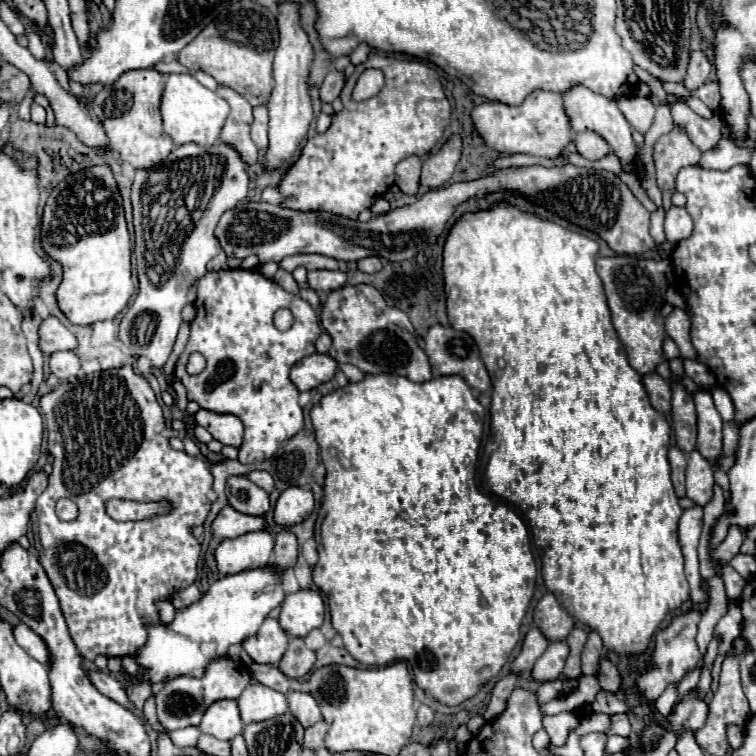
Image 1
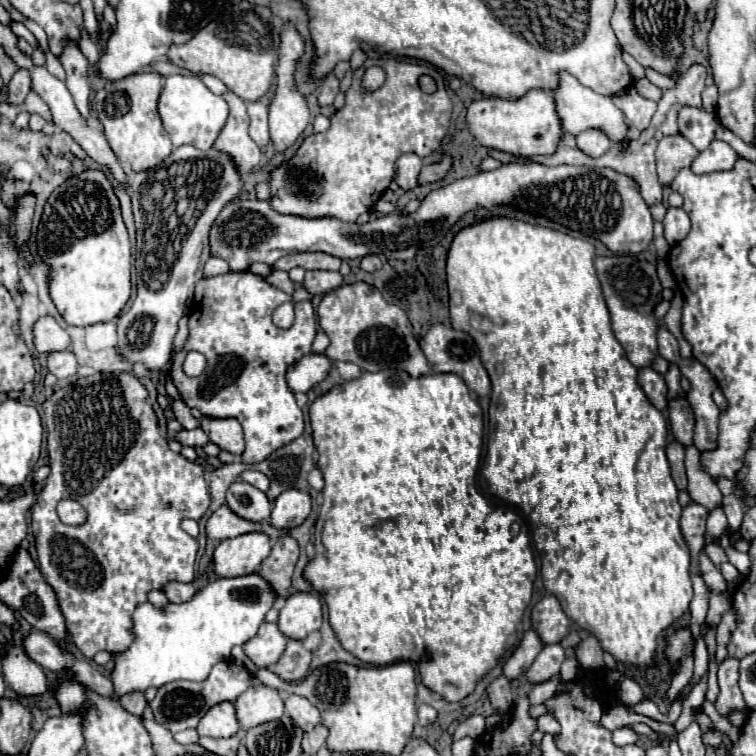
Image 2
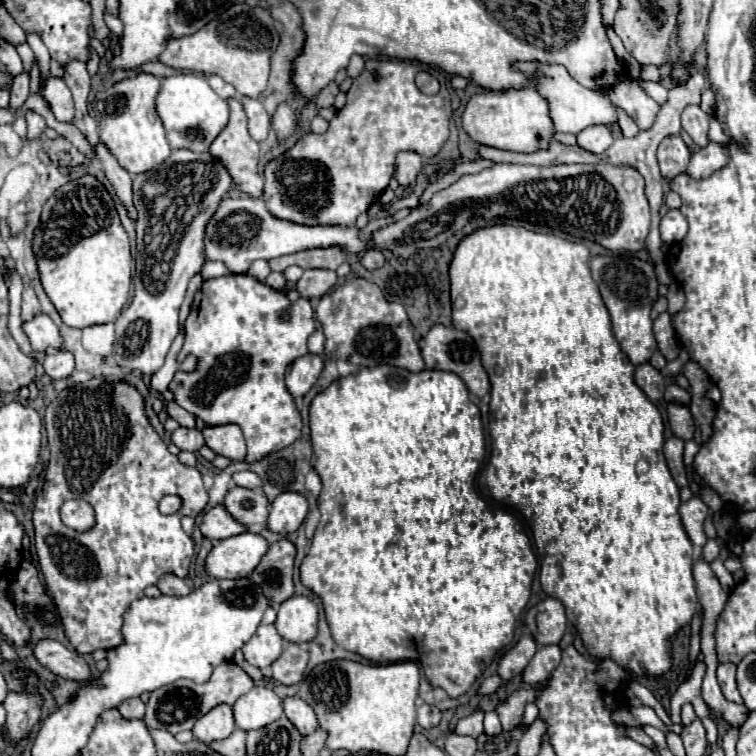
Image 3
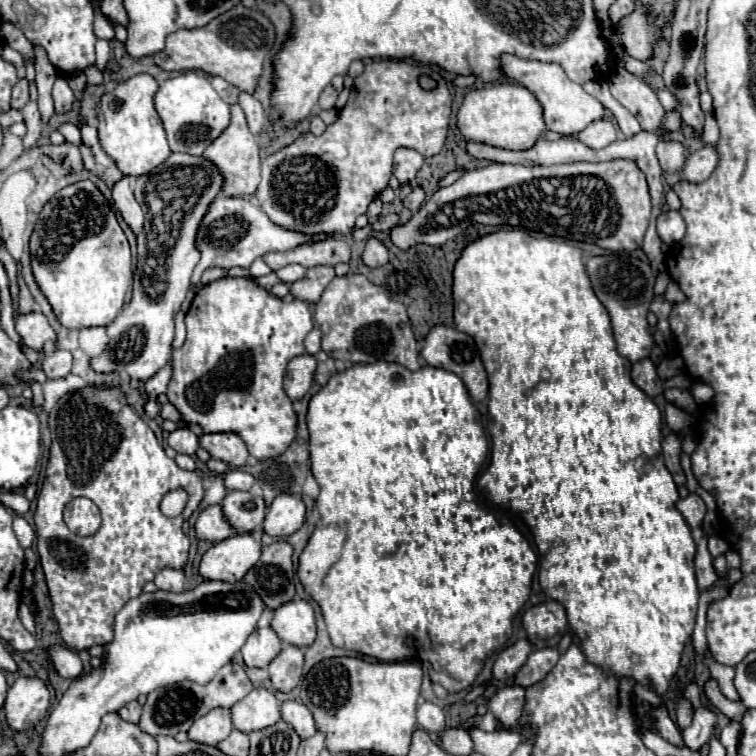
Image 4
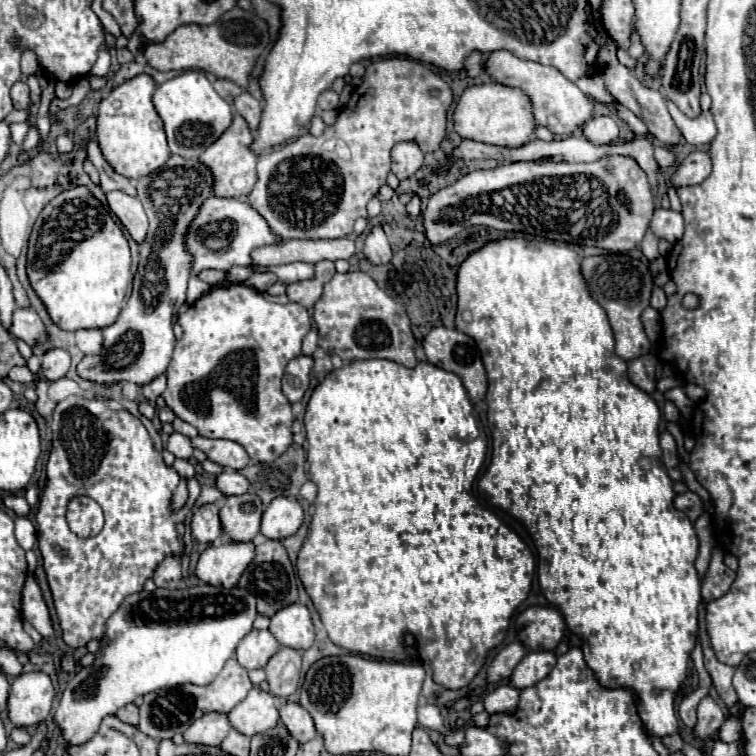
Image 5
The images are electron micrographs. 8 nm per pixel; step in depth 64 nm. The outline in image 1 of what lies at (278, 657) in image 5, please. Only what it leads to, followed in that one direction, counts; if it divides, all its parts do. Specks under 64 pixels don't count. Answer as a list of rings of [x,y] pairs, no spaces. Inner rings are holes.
[[[290,638],[288,650],[284,652],[278,668],[288,678],[302,678],[306,676],[316,662],[316,654],[306,648],[302,638]]]

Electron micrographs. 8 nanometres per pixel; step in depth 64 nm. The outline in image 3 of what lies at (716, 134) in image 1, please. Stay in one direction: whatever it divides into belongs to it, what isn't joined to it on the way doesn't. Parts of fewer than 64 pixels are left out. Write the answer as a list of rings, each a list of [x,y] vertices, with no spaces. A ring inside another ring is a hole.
[[[696,104],[686,106],[682,112],[682,128],[690,134],[690,138],[700,148],[704,148],[708,142],[708,120],[710,120],[710,116],[706,112],[702,112],[702,108]]]

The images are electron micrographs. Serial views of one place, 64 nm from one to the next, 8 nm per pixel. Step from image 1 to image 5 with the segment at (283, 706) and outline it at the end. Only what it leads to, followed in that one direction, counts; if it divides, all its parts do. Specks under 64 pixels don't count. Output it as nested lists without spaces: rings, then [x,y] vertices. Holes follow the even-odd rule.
[[[252,688],[248,696],[228,712],[228,720],[234,730],[244,736],[262,734],[274,728],[280,720],[276,708],[276,696],[262,688]]]

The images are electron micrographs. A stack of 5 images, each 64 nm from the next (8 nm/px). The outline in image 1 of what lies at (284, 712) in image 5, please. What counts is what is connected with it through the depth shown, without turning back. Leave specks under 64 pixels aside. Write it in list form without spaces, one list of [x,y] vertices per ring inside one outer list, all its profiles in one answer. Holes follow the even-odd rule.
[[[288,692],[286,698],[288,698],[290,712],[296,716],[296,720],[304,728],[308,728],[310,724],[316,724],[318,720],[322,720],[320,708],[318,708],[316,700],[310,694],[306,694],[306,692]]]

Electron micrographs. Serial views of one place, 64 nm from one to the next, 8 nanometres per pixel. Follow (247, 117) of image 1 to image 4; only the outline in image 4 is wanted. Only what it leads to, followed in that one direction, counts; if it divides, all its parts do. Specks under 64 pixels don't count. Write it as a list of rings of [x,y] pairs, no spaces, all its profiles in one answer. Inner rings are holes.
[[[238,104],[232,106],[232,122],[230,126],[206,148],[202,154],[210,160],[218,172],[222,172],[222,194],[226,196],[252,196],[260,184],[260,150],[254,134],[248,130],[246,116]]]

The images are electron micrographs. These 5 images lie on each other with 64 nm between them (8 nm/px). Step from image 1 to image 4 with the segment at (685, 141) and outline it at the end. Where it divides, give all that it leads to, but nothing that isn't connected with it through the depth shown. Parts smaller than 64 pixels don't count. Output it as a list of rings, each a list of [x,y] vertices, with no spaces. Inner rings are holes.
[[[660,140],[656,146],[656,156],[664,172],[678,172],[686,162],[684,146],[674,140]]]

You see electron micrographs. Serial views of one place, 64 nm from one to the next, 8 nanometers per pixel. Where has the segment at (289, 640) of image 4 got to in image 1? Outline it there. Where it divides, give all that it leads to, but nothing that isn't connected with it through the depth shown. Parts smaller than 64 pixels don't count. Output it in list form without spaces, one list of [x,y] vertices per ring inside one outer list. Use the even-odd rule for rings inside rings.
[[[298,590],[284,598],[278,618],[288,636],[304,638],[310,630],[320,628],[324,622],[324,600],[314,590]]]

